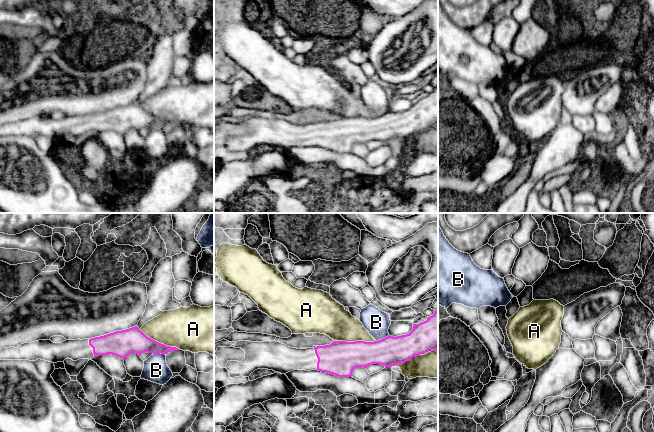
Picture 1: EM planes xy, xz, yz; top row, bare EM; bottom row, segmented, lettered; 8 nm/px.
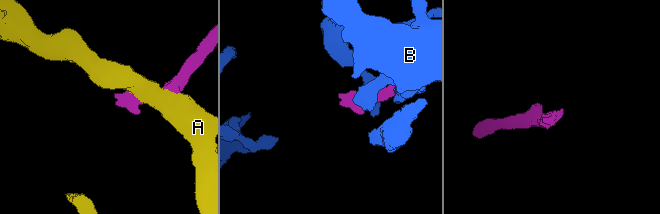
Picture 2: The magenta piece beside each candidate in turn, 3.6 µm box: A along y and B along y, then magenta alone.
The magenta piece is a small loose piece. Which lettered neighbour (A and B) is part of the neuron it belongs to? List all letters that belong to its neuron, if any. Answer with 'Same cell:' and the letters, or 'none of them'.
Same cell: none of them

